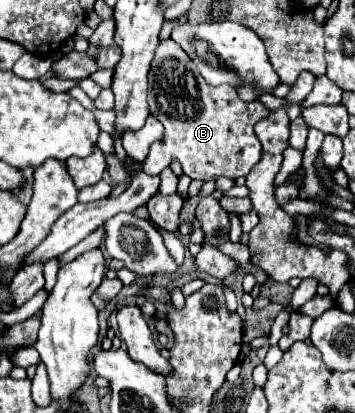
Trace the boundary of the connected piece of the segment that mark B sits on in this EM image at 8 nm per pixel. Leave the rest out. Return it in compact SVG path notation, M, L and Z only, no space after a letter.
M173 39L161 41L155 51L155 59L149 71L149 109L163 123L163 127L167 127L165 137L157 145L153 145L149 157L143 161L145 165L143 171L149 175L159 175L175 157L181 161L183 173L189 175L191 179L209 181L219 175L237 179L237 177L245 177L253 169L253 165L257 165L257 161L261 159L261 143L253 127L257 121L269 117L271 111L261 101L247 103L239 99L237 91L229 89L229 85L221 85L221 87L207 85L207 81L197 73L197 67L189 59L189 55Z

